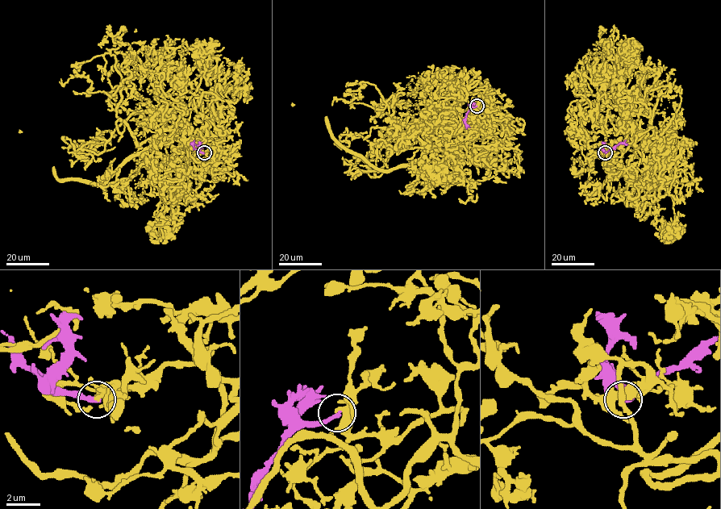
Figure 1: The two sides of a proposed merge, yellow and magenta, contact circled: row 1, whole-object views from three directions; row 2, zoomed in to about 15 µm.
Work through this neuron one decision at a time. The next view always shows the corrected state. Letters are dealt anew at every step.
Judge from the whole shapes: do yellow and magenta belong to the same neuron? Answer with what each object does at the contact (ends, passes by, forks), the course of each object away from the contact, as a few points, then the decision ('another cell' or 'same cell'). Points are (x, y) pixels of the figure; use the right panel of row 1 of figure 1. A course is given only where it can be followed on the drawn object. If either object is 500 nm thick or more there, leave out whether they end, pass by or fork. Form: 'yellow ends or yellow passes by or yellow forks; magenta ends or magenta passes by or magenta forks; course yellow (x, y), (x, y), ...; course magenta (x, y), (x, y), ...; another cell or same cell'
yellow passes by; magenta ends; course yellow (605, 152), (616, 163), (627, 135), (640, 137), (631, 144), (621, 126), (611, 53), (604, 81); course magenta (605, 152), (619, 143), (626, 144); another cell

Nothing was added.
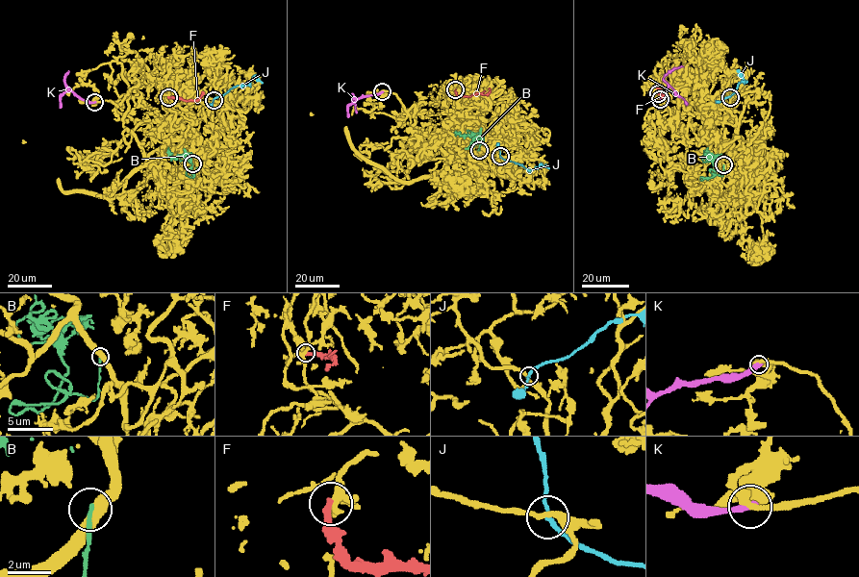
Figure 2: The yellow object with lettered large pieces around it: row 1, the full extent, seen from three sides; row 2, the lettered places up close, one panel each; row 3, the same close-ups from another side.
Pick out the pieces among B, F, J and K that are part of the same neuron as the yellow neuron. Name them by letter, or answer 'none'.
none

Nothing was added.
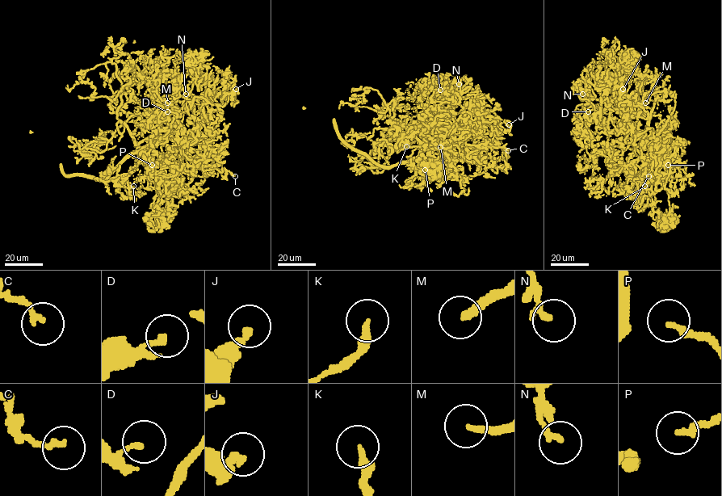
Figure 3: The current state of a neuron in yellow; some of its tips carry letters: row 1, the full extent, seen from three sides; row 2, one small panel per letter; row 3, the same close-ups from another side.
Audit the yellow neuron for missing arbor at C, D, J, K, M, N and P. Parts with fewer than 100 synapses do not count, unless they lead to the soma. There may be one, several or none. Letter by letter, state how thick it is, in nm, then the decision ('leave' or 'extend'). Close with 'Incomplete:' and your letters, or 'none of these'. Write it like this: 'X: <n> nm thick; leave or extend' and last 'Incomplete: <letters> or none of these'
C: 200 nm thick; leave
D: 180 nm thick; leave
J: 240 nm thick; leave
K: 240 nm thick; leave
M: 220 nm thick; extend
N: 240 nm thick; leave
P: 240 nm thick; leave
Incomplete: M

